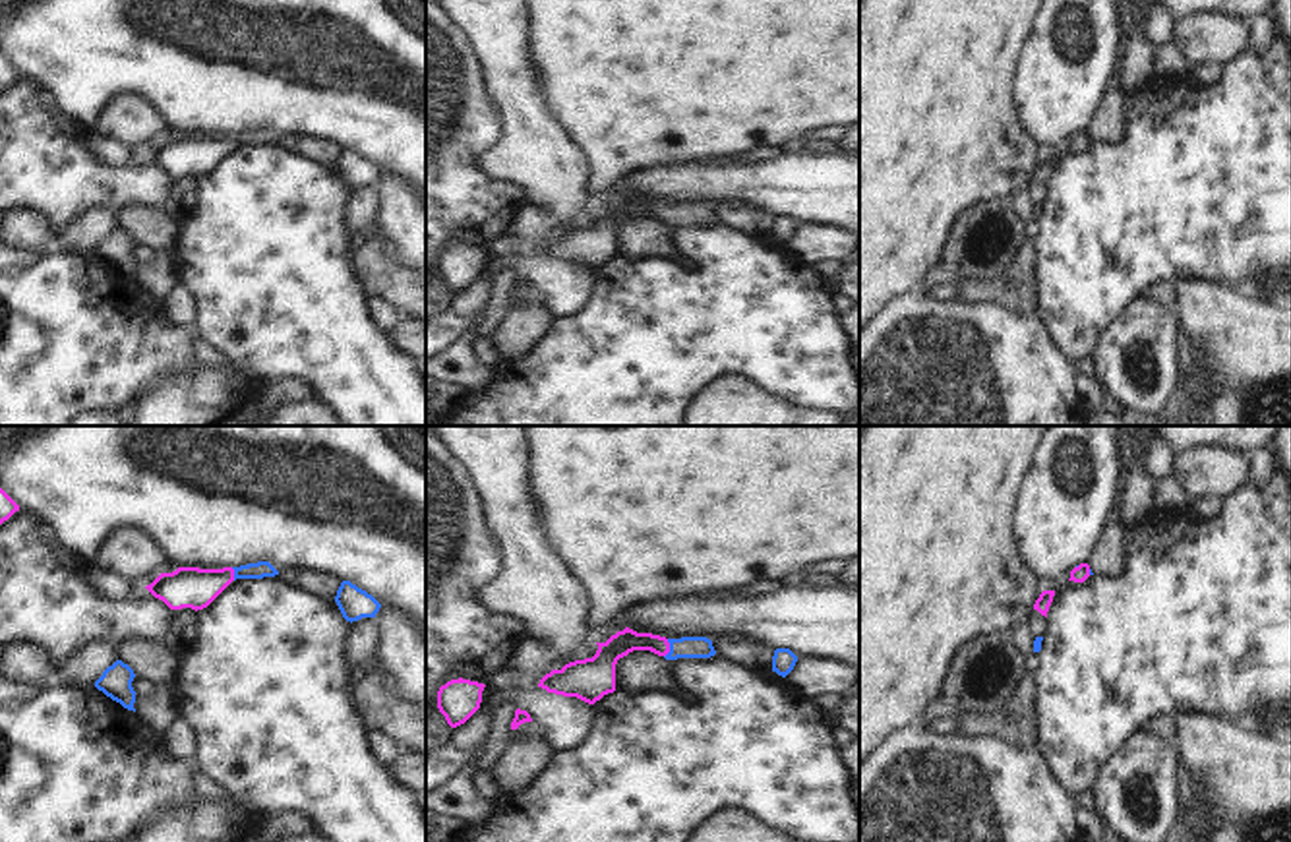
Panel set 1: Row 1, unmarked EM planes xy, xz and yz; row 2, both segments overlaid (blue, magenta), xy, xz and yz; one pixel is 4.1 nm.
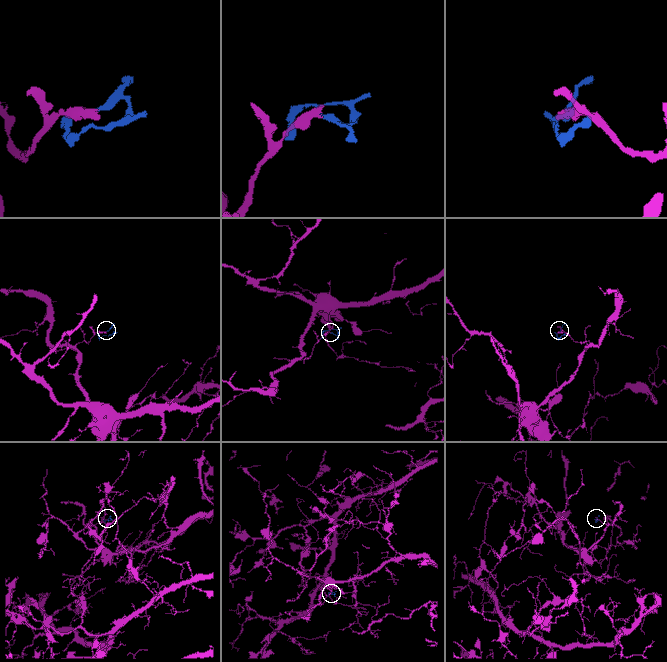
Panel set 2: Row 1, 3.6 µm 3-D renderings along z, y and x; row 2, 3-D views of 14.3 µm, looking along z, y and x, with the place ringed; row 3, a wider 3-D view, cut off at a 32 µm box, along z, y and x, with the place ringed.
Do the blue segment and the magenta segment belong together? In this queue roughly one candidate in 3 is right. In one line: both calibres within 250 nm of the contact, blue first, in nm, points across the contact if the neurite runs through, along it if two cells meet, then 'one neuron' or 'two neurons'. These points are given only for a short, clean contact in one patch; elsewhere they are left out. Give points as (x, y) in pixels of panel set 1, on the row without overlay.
100 nm thick on the blue side, 100 nm on the other; runs through xz (688, 213), (670, 215), (655, 210), (622, 210); one neuron

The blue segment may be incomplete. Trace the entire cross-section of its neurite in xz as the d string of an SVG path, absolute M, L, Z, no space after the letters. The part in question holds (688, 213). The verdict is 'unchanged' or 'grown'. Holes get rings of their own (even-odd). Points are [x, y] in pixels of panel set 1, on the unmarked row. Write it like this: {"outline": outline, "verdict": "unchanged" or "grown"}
{"outline": "M629 194L596 211L598 217L592 225L552 236L540 246L538 254L594 271L615 257L615 230L633 217L650 217L666 226L710 225L716 221L712 207L706 203L666 205L652 199L637 199Z", "verdict": "grown"}

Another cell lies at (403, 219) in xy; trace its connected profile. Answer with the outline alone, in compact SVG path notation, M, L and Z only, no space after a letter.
M387 170L375 180L377 219L387 238L391 259L410 271L426 273L426 207L418 190Z

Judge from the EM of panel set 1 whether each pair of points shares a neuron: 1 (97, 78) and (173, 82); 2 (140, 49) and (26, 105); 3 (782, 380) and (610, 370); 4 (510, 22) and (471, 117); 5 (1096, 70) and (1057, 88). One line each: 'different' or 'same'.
1: same
2: different
3: same
4: different
5: same

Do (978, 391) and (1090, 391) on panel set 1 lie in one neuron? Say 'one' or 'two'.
two

